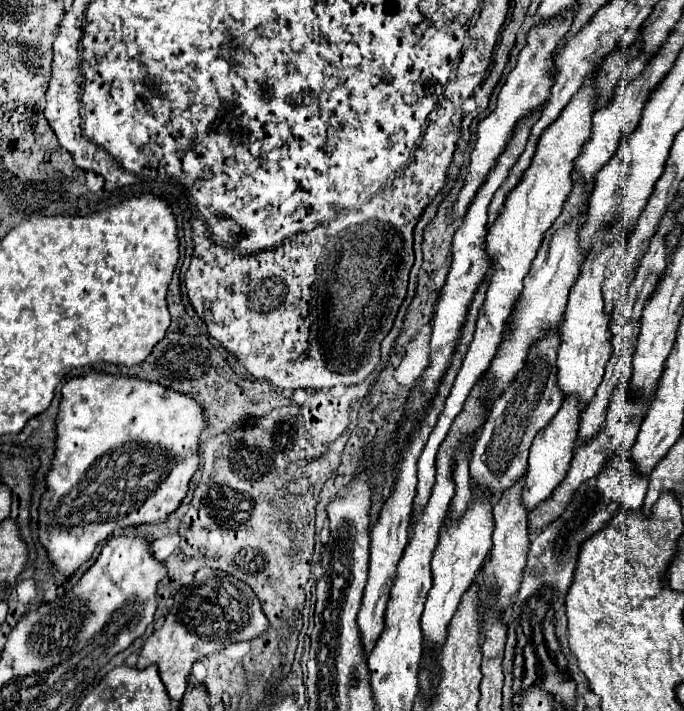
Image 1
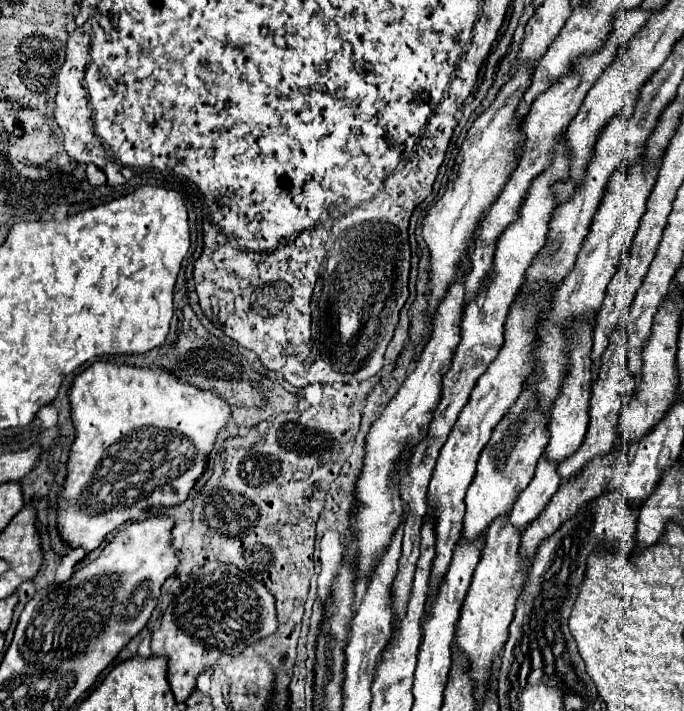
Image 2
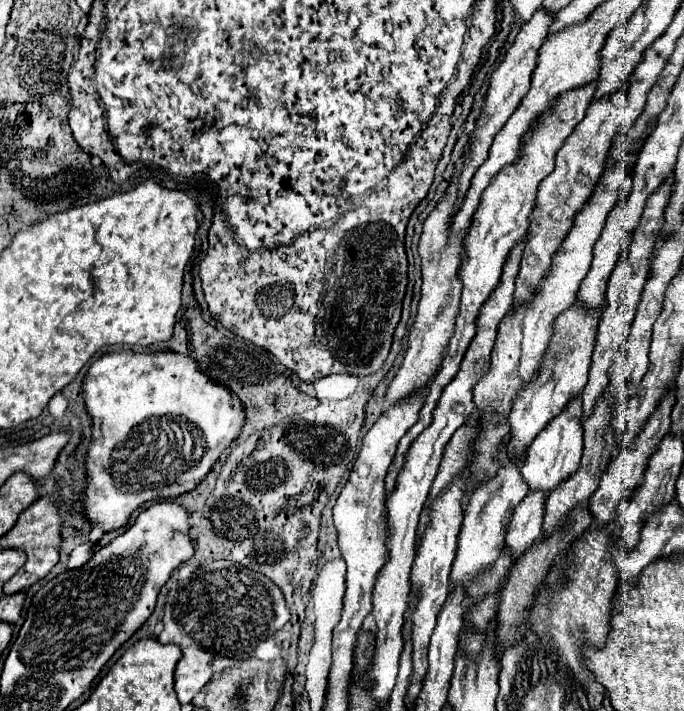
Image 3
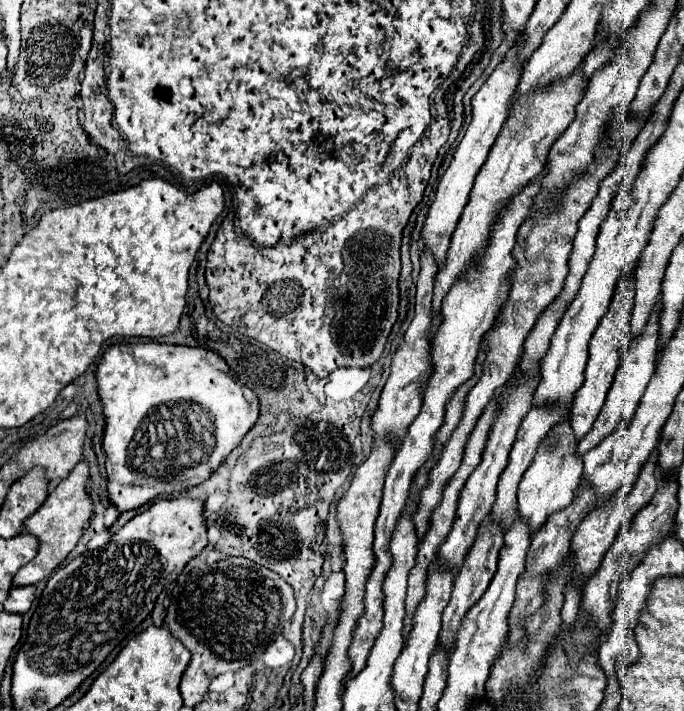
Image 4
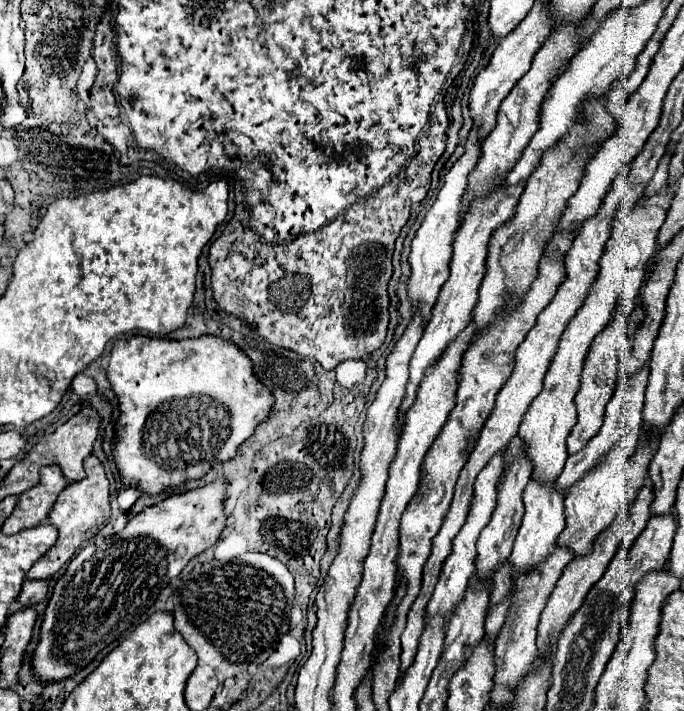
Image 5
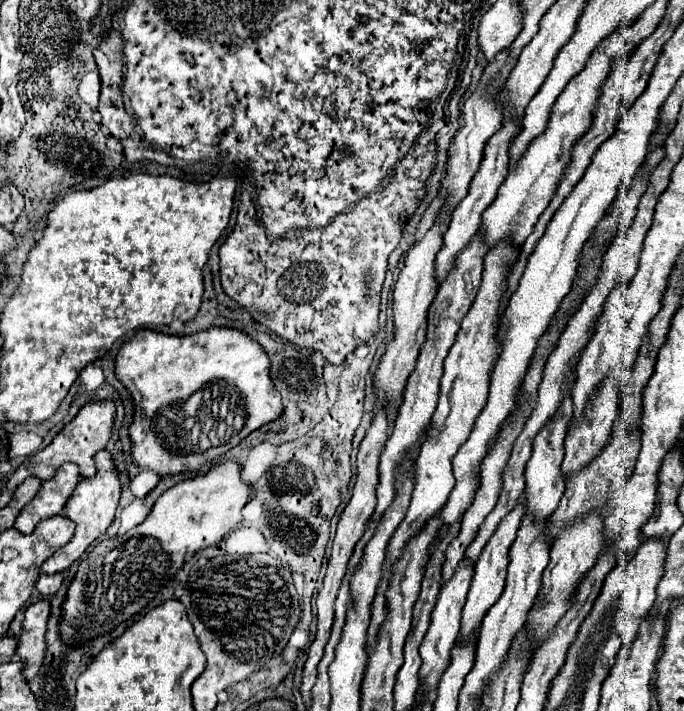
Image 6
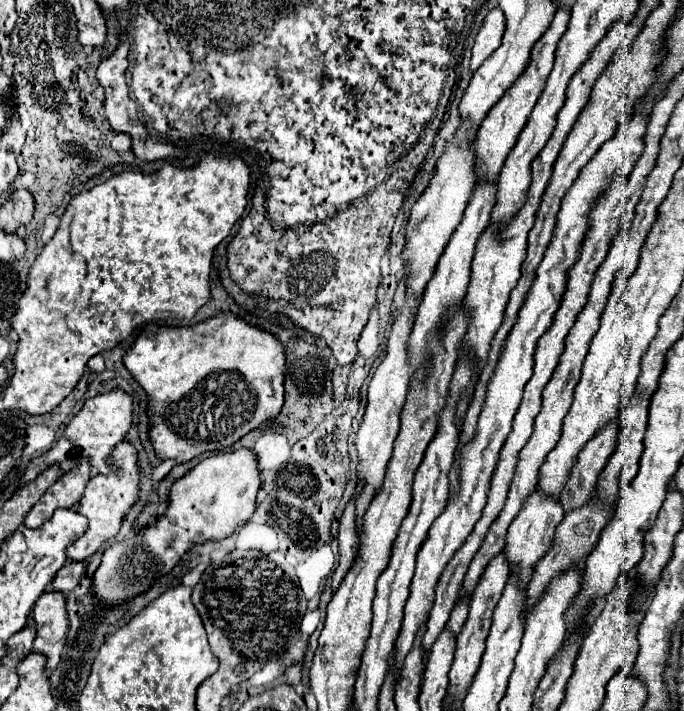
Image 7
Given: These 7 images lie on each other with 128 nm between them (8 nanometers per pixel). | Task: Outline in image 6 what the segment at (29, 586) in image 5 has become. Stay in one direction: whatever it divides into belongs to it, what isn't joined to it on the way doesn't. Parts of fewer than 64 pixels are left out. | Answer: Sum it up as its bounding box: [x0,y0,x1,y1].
[18,572,64,680]

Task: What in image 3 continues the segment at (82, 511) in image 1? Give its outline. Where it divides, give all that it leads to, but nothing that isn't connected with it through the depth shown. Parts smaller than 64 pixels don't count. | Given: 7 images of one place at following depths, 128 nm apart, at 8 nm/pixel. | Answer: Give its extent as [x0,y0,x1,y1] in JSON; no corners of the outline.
[84,352,246,532]

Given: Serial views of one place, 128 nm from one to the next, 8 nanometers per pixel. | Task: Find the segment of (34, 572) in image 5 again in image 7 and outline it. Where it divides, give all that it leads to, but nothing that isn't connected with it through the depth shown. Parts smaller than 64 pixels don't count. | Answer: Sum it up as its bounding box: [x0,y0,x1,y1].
[68,442,140,562]

